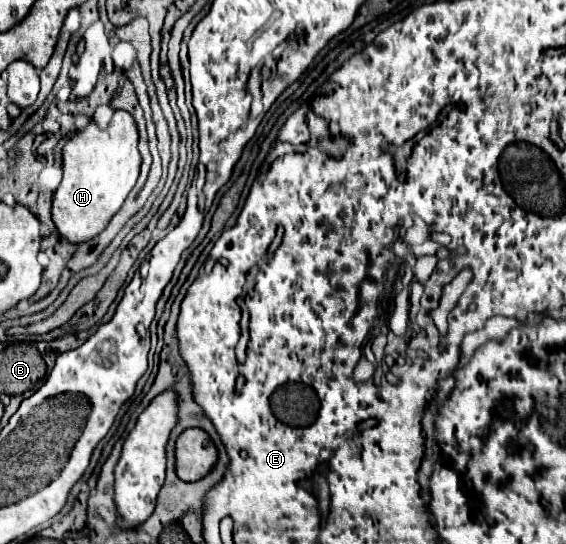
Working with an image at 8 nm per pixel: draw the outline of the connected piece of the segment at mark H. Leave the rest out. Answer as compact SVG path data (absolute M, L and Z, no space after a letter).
M116 109L108 127L104 127L104 129L96 121L90 121L86 129L76 131L66 141L62 157L64 157L64 163L62 163L64 179L52 199L52 221L62 239L84 243L84 241L90 241L92 237L96 237L108 225L108 221L122 207L124 199L128 197L128 193L132 191L132 187L136 185L136 179L140 175L142 157L138 151L138 127L136 127L134 117L128 111Z

